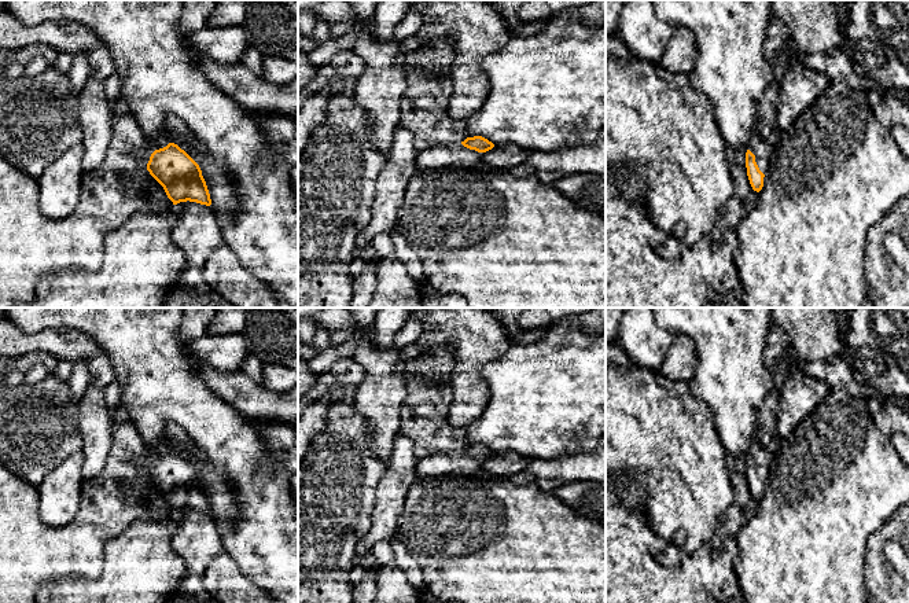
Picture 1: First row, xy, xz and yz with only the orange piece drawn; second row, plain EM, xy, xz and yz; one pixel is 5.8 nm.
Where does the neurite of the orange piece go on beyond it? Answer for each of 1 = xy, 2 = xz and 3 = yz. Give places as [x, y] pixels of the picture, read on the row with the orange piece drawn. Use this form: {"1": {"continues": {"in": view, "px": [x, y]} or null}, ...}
{"1": {"continues": {"in": "xy", "px": [151, 146]}}, "2": {"continues": {"in": "xz", "px": [456, 154]}}, "3": {"continues": {"in": "yz", "px": [762, 150]}}}

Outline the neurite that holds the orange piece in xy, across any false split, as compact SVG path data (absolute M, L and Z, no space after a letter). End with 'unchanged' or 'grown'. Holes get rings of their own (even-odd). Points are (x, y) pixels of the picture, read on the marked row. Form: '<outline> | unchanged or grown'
M146 137L144 148L151 155L147 170L163 187L173 205L187 201L211 205L202 170L184 150L163 137Z | grown

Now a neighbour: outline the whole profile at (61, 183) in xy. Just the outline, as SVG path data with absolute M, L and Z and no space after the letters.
M82 144L65 151L48 163L37 179L38 207L49 218L69 217L80 203L82 190Z

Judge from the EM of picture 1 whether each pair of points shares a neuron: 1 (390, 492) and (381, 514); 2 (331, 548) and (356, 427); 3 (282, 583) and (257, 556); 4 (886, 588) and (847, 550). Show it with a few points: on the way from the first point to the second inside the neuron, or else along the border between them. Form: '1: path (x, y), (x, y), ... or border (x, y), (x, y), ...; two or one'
1: path (390, 497), (386, 508); one
2: path (331, 518), (331, 493), (339, 475), (339, 458); one
3: path (276, 576), (264, 563); one
4: border (872, 536), (867, 545), (865, 556), (867, 588); two

